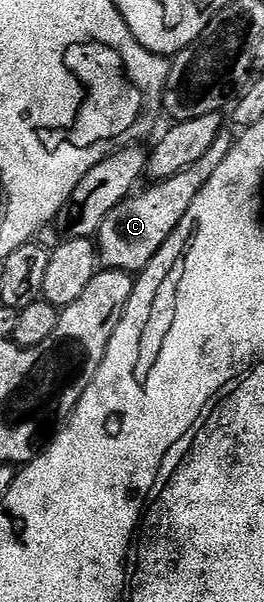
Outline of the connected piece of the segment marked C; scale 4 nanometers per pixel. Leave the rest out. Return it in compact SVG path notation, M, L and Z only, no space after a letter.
M223 130L215 138L211 150L207 150L207 154L199 158L199 162L195 162L189 168L184 168L171 178L150 183L148 185L150 188L146 192L134 191L126 200L119 202L119 206L115 206L115 210L111 210L107 218L103 218L95 237L100 263L106 269L115 272L130 274L142 272L151 262L151 258L155 258L163 242L171 238L175 226L179 226L183 214L187 214L199 190L203 190L211 174L215 174L219 162L227 158L227 154L233 149L233 141L234 137L228 136L228 131Z

